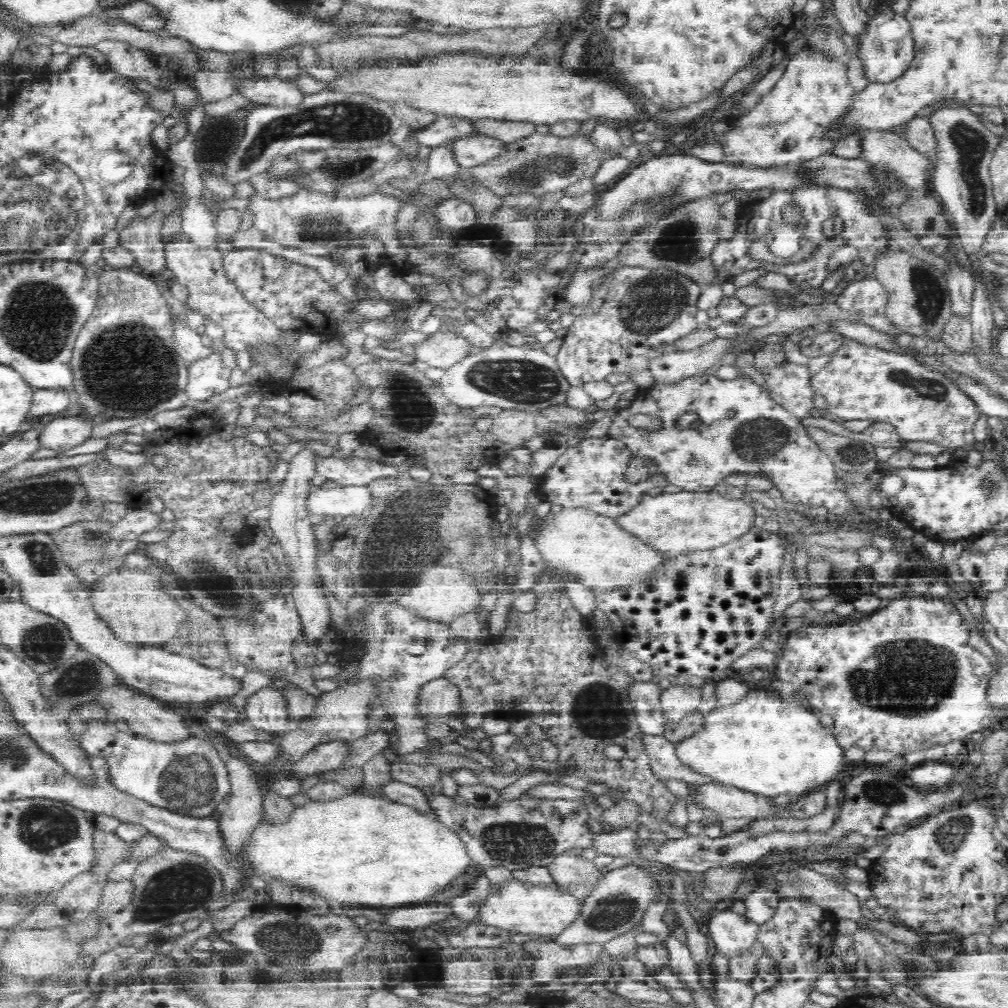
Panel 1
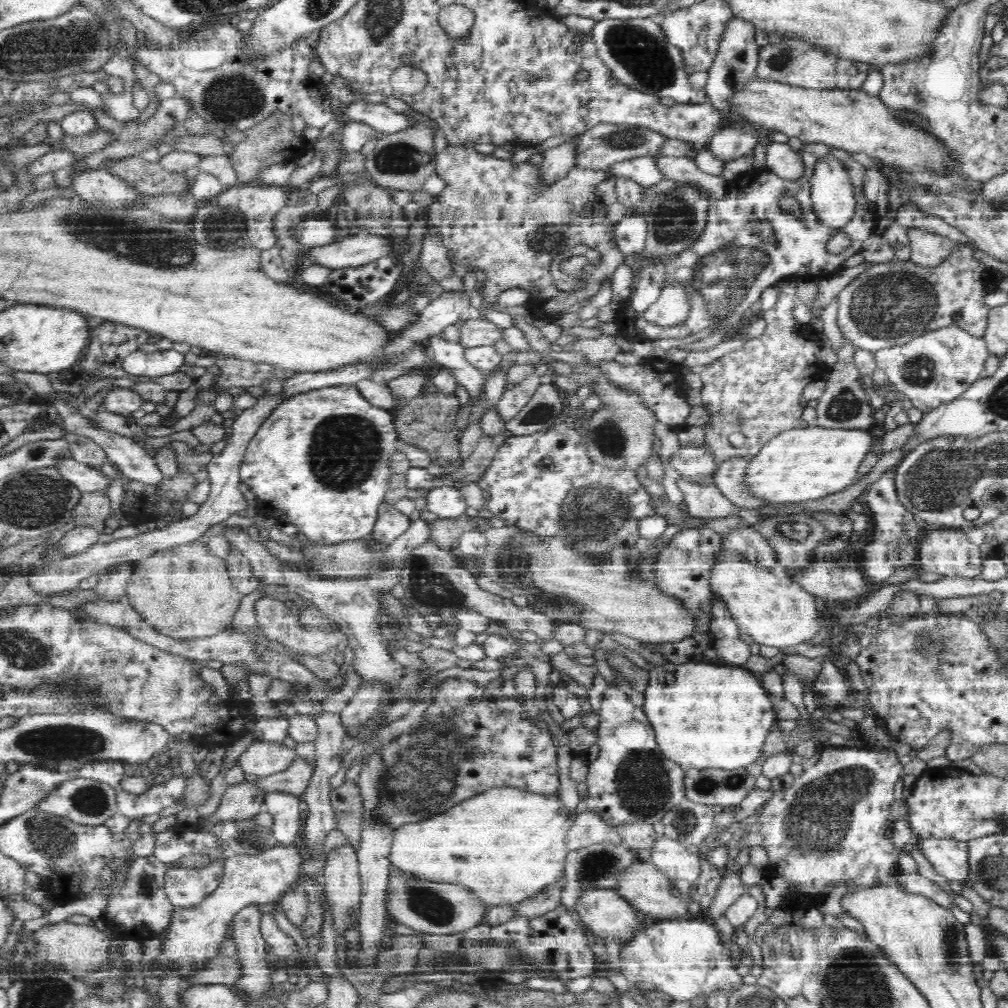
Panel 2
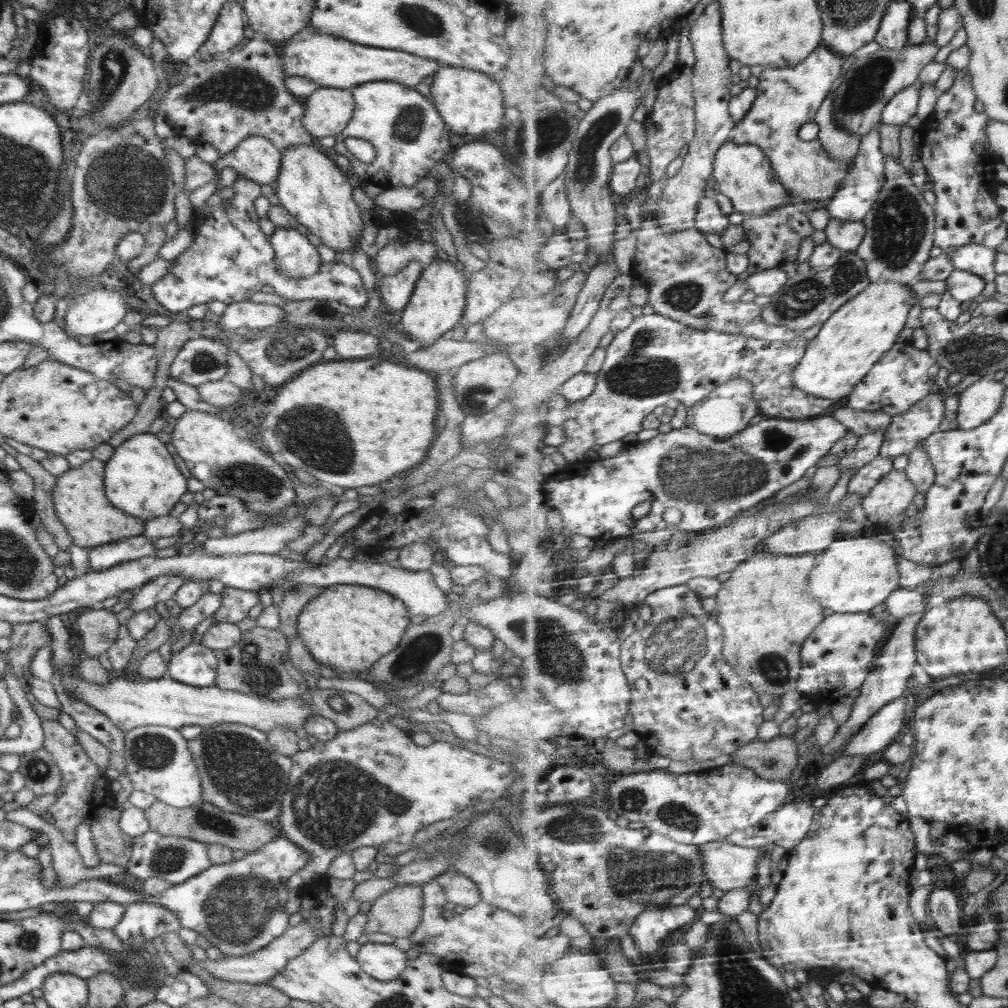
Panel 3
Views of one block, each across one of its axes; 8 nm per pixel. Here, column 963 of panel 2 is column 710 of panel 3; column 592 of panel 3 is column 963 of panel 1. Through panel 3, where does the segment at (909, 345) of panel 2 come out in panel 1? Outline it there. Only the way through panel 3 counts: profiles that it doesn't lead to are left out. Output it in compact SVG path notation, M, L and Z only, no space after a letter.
M845 339L844 344L831 356L830 362L813 375L811 386L814 393L826 399L829 412L844 421L870 420L891 424L901 440L924 440L942 446L954 457L963 456L962 448L976 443L973 429L982 416L970 398L955 388L954 383L934 371L920 365L916 359L898 353L887 353Z

